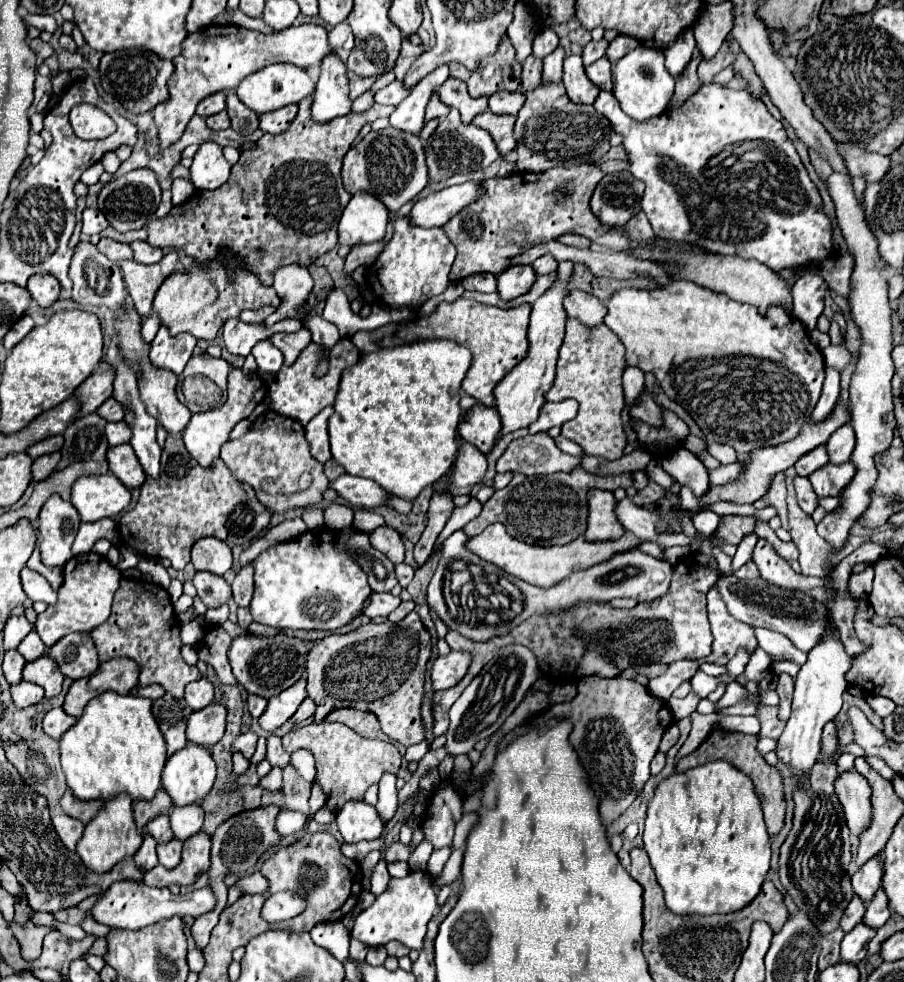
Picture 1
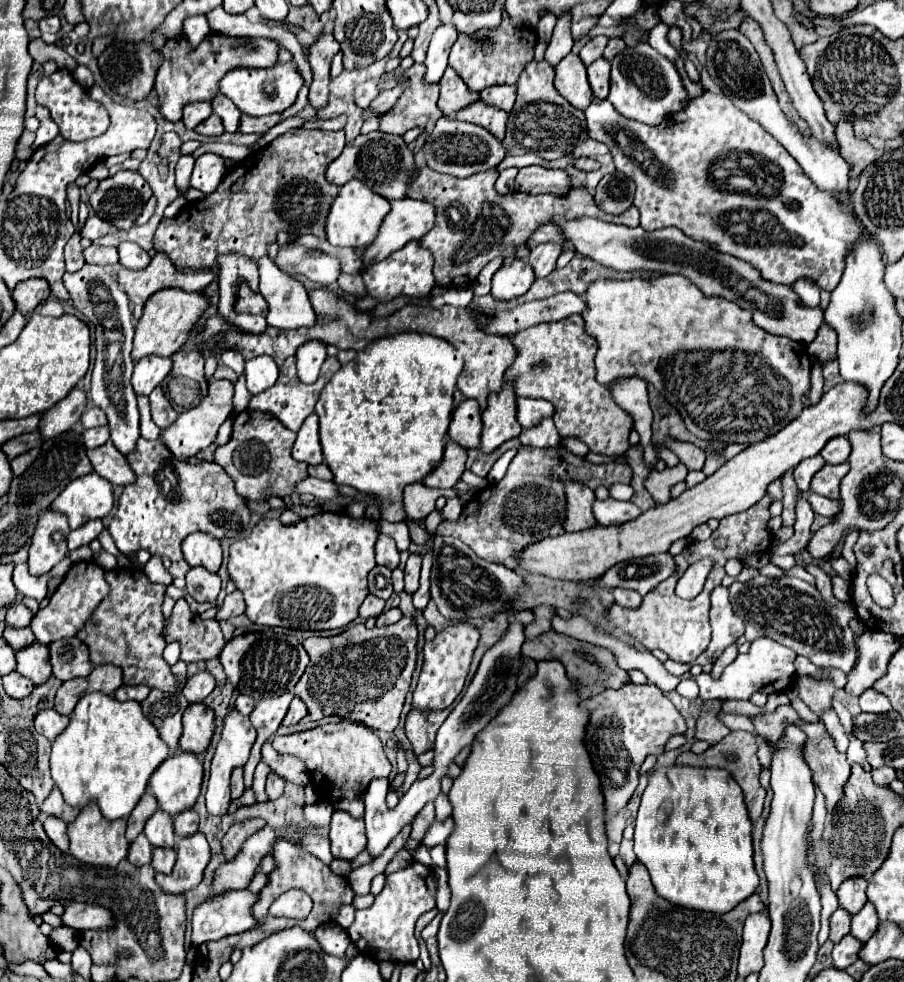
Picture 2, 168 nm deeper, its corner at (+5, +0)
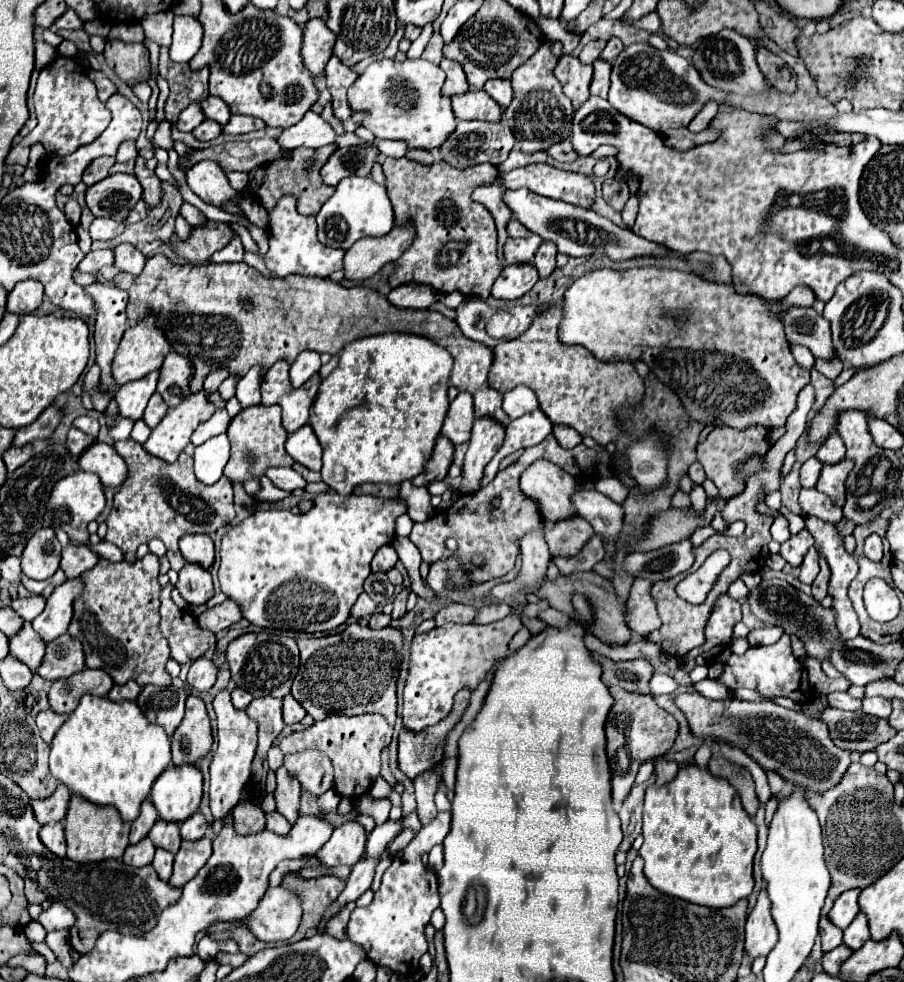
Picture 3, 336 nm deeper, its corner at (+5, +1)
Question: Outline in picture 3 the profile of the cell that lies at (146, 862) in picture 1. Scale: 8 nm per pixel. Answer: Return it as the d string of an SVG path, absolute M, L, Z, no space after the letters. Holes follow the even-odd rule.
M144 837L140 843L136 845L128 845L124 851L124 863L132 865L132 867L144 867L150 865L154 857L154 845L148 837Z

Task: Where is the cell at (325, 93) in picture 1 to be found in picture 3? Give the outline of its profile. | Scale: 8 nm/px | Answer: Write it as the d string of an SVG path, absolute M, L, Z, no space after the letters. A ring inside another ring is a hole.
M312 19L306 23L304 31L304 45L302 45L302 59L304 65L310 69L314 79L324 75L324 67L332 57L336 35L326 27L324 19Z

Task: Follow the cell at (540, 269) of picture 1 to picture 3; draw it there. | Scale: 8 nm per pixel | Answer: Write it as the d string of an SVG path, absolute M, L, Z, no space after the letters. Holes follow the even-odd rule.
M544 241L540 245L540 249L536 251L536 257L534 257L534 267L538 269L540 273L540 279L546 279L550 275L550 271L556 269L556 245L550 243L550 241Z

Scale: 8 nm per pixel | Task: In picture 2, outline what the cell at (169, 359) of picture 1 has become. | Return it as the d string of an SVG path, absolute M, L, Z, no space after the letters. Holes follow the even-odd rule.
M150 356L134 366L132 388L136 396L148 396L170 374L170 358Z

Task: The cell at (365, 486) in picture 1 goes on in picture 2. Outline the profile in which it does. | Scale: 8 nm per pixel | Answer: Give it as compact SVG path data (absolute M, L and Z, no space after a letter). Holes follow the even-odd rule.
M304 478L302 482L298 482L294 486L294 492L296 494L312 494L320 500L332 500L338 496L338 490L336 490L336 484L334 482L326 482L326 480L318 480L318 478Z

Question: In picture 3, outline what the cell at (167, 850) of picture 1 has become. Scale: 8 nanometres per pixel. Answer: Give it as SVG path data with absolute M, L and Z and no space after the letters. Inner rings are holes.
M156 849L152 867L156 869L156 873L158 873L158 877L162 881L170 879L170 875L172 875L172 863L174 863L174 855L172 853L168 853L166 849Z

